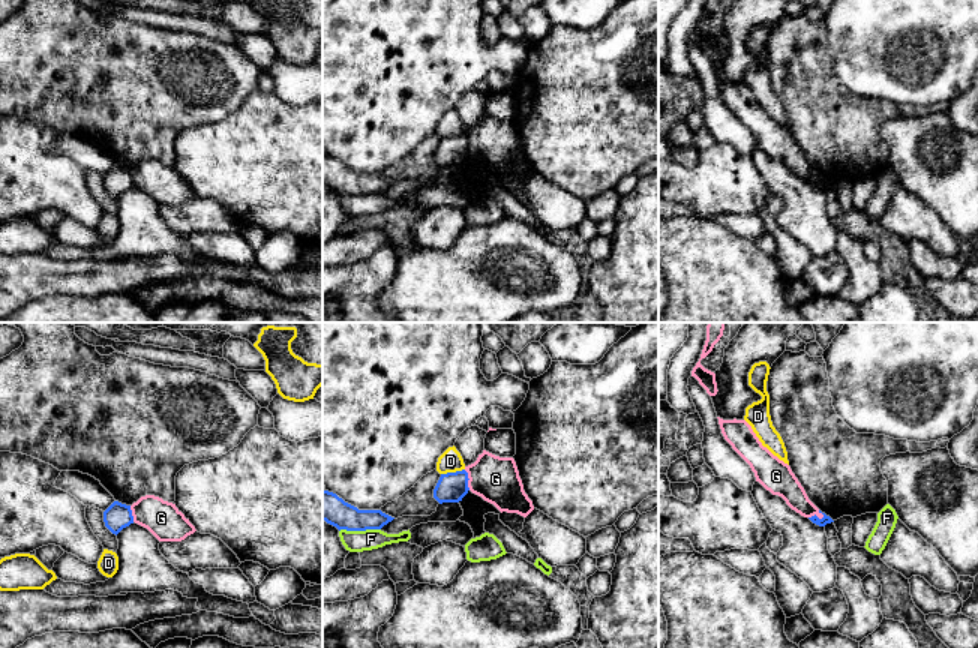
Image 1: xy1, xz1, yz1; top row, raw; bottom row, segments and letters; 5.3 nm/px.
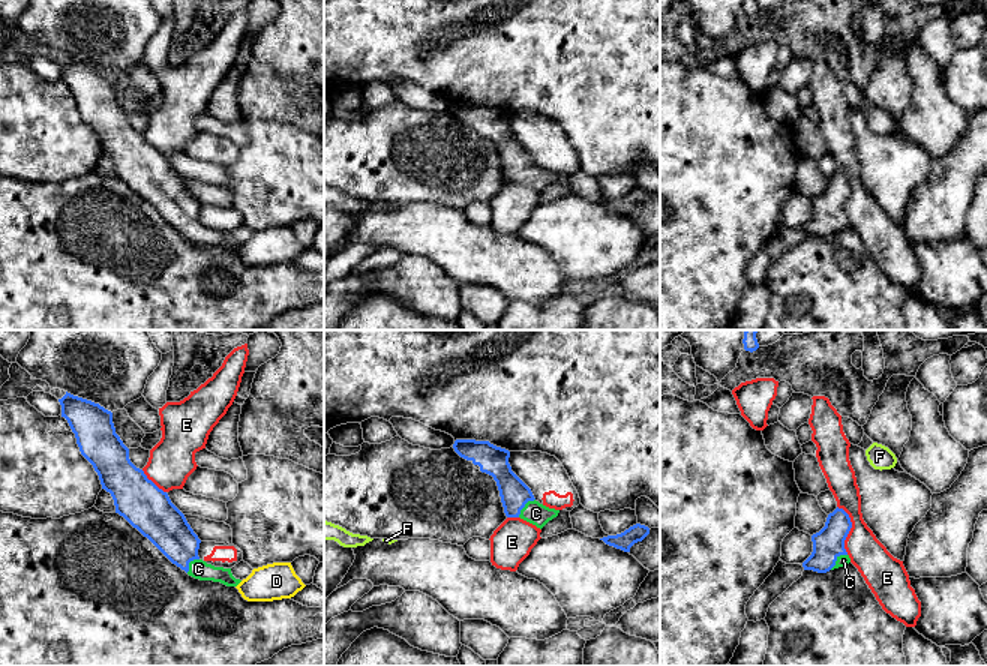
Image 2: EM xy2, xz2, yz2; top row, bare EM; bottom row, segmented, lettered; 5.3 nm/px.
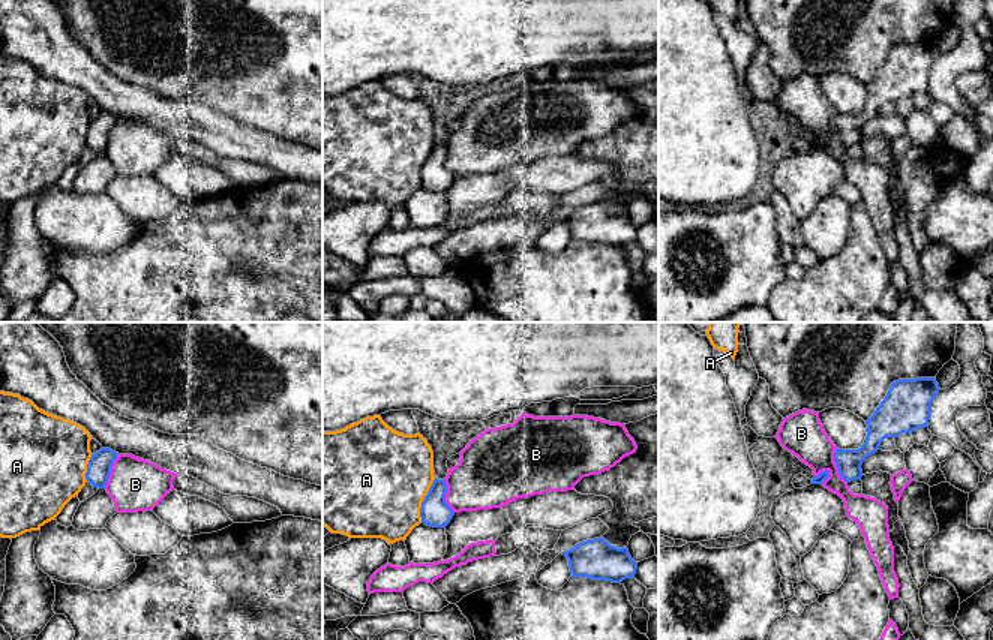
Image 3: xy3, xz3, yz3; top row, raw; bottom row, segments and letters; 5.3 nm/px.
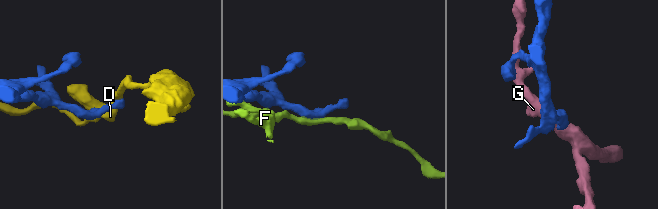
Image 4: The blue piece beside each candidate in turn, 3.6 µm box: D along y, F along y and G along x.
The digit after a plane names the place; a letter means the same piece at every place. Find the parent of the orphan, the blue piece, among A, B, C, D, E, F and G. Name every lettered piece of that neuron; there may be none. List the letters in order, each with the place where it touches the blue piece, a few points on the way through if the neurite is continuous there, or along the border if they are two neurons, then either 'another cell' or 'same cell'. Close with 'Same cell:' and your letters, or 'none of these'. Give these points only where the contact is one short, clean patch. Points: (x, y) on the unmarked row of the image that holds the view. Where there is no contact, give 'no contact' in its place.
A: meets blue in xz3 at (423, 165); another cell
B: meets blue in xy3 at (110, 135); border along xy3 (117, 117), (104, 152); another cell
C: meets blue in xz2 at (524, 170); runs through xz2 (515, 158), (524, 170), (536, 177); same cell
D: meets blue in xz1 at (452, 137); border along xz1 (464, 132), (441, 138); another cell
E: meets blue in yz2 at (849, 194); another cell
F: meets blue in xz1 at (359, 194); another cell
G: meets blue in yz1 at (816, 180); border along yz1 (824, 179), (821, 182), (815, 179), (809, 182); another cell
Same cell: C

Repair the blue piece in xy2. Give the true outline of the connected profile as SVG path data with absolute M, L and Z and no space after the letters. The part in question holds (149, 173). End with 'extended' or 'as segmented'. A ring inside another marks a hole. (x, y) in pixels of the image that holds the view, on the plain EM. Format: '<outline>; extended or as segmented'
M66 58L58 63L62 81L64 81L75 98L81 118L93 129L99 140L102 153L111 158L116 177L123 180L134 192L147 201L172 228L200 244L220 246L226 250L237 250L231 232L214 231L198 220L201 204L188 188L184 178L171 166L166 156L147 142L142 134L129 123L129 112L116 98L112 76L92 64Z; extended

